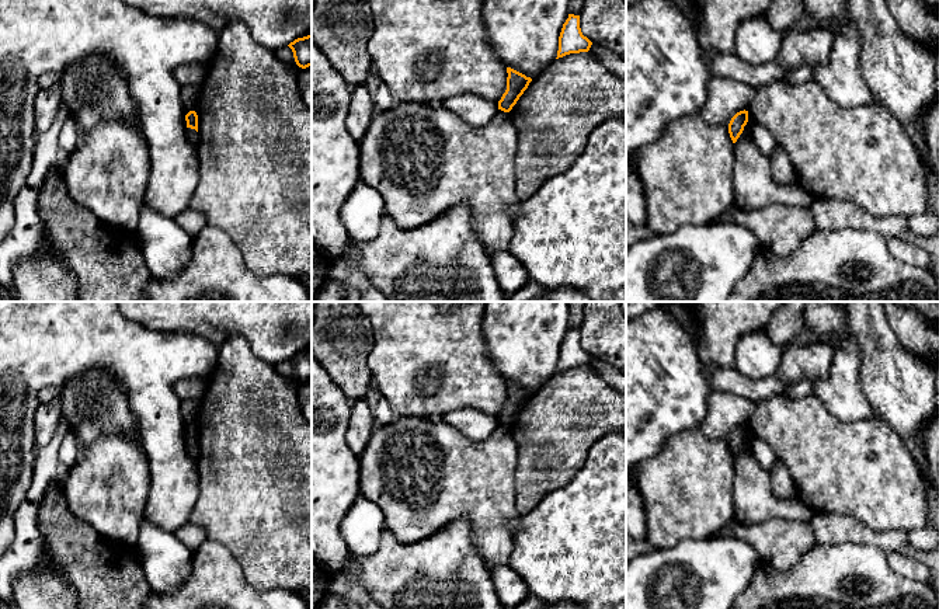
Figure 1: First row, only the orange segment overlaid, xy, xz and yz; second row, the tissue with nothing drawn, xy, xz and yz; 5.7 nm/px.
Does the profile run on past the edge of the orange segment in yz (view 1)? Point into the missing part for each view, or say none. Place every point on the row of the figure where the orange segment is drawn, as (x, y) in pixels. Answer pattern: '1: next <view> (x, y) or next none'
1: next none

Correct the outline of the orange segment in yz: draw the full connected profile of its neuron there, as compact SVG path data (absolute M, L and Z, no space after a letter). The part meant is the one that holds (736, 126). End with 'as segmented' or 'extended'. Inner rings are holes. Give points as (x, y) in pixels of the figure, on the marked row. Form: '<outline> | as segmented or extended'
M740 111L737 112L730 123L728 123L728 133L730 133L730 138L733 140L733 143L737 142L737 139L740 138L740 135L742 133L744 130L744 126L747 125L748 122L748 111Z | as segmented

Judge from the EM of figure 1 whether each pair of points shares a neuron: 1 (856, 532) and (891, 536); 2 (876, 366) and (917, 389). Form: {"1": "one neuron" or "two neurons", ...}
{"1": "one neuron", "2": "one neuron"}

